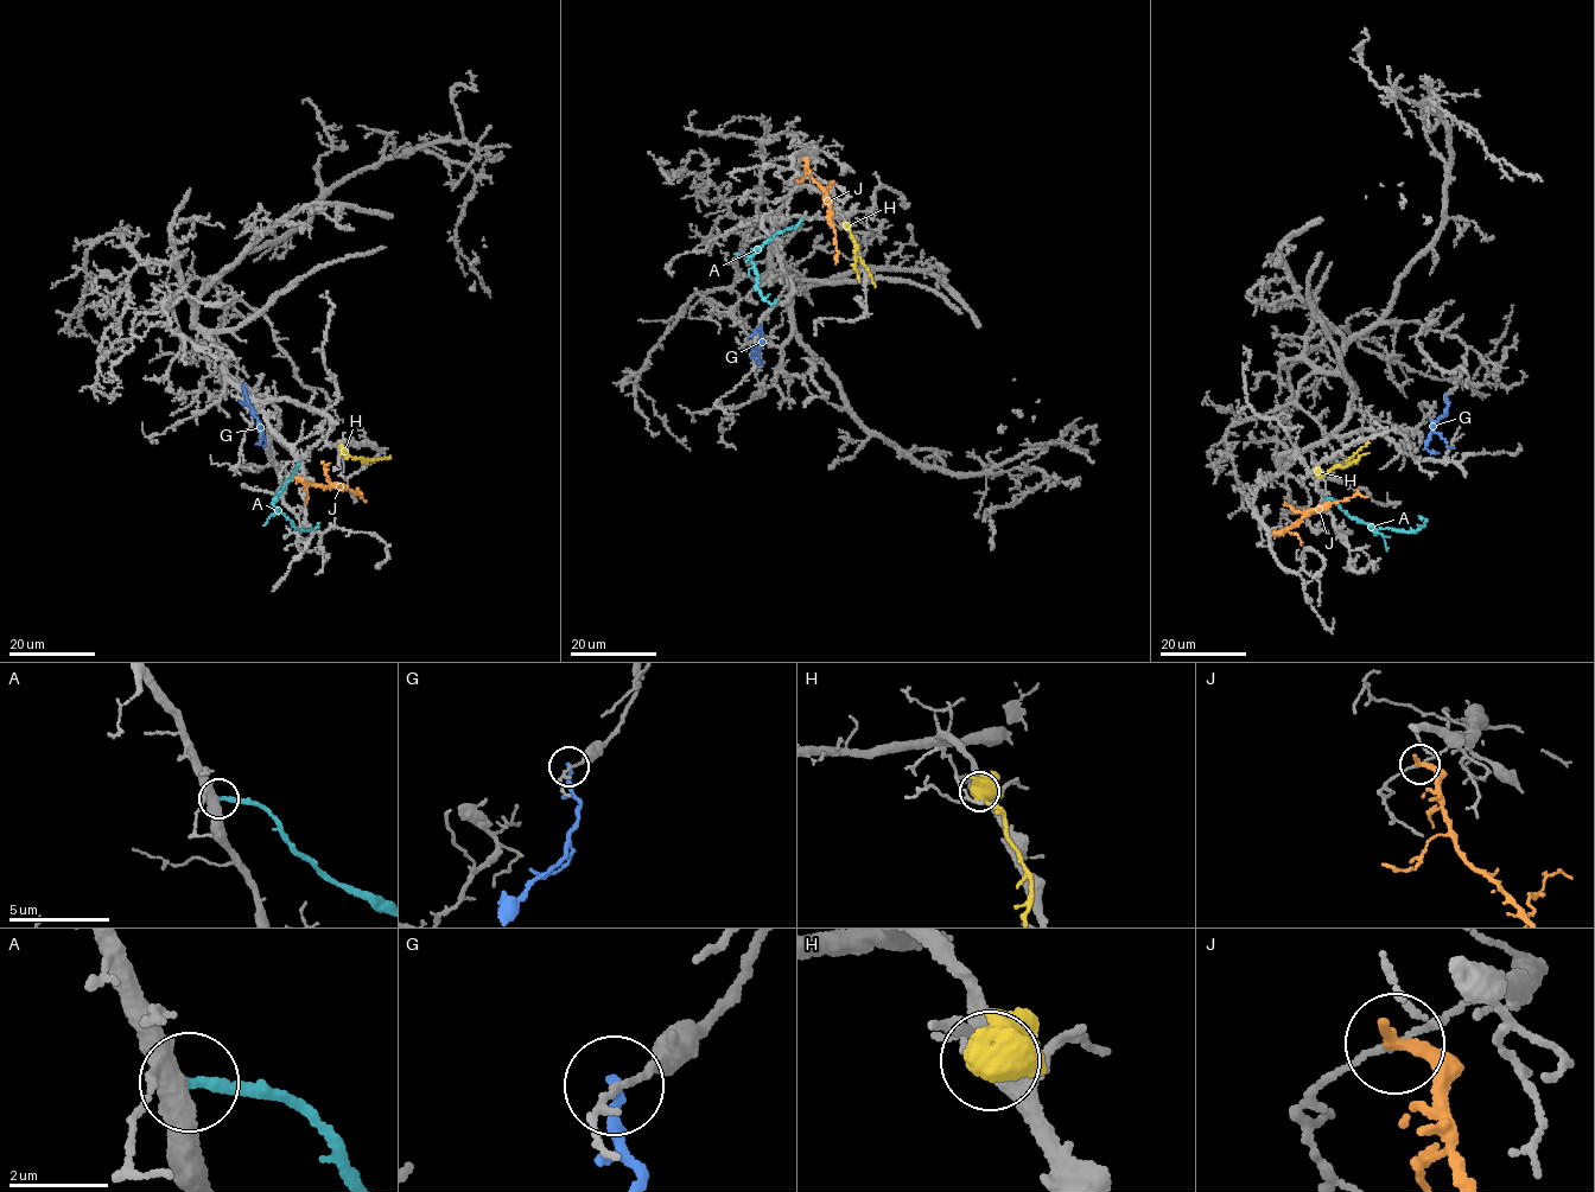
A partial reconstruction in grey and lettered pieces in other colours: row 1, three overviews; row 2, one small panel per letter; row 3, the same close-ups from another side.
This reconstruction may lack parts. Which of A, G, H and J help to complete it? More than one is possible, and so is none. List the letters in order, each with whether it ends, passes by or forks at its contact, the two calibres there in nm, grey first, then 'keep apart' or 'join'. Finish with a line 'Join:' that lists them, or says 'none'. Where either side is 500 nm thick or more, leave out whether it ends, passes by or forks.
A: it ends; calibres 340 and 220 nm; join
G: it ends; calibres 80 and 220 nm; keep apart
H: it ends; calibres 380 and 280 nm; keep apart
J: it ends; calibres 90 and 280 nm; keep apart
Join: A

